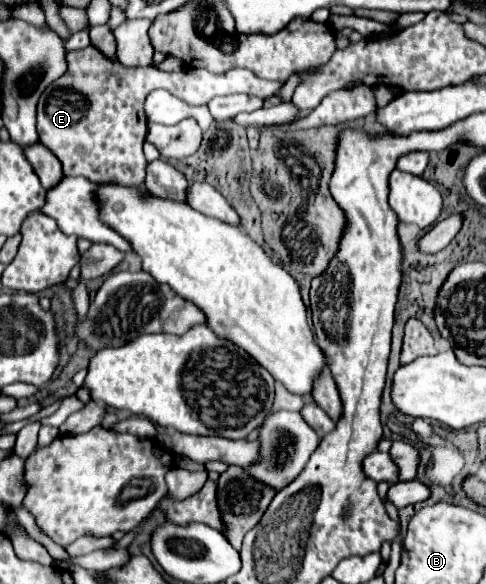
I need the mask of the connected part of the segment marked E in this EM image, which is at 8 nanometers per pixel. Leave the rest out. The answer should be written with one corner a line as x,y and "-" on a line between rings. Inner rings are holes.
86,46
82,50
66,52
68,70
56,78
40,96
38,100
38,136
40,144
44,144
64,166
66,176
84,176
92,182
116,182
124,186
140,186
146,176
146,160
142,154
142,144
148,134
146,126
146,114
144,114
144,100
146,96
156,90
164,88
172,96
180,98
182,102
190,106
202,106
208,104
214,96
226,96
226,94
252,94
258,98
272,98
282,84
260,80
248,70
236,68
232,72
226,72
224,76
212,76
204,70
192,70
192,72
164,72
156,68
154,64
148,68
124,68
118,64
118,60
108,58
106,54
98,52
94,46

